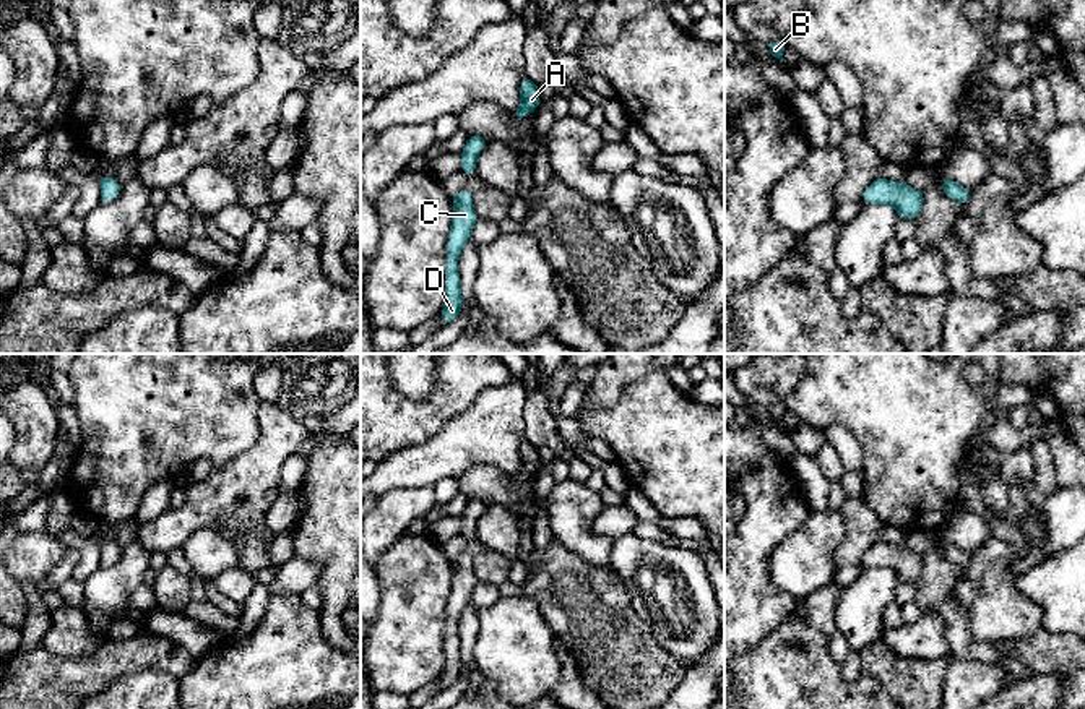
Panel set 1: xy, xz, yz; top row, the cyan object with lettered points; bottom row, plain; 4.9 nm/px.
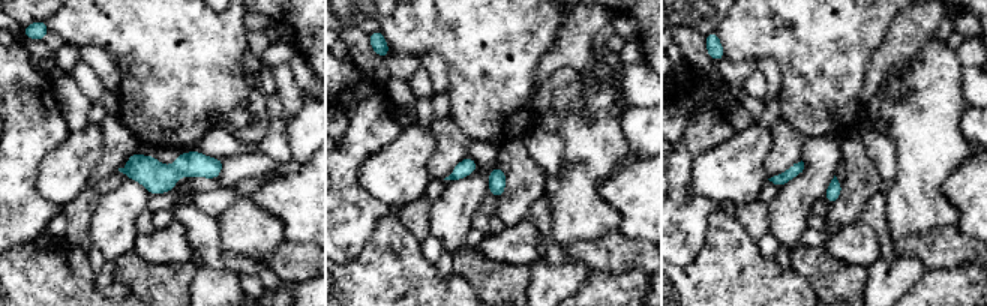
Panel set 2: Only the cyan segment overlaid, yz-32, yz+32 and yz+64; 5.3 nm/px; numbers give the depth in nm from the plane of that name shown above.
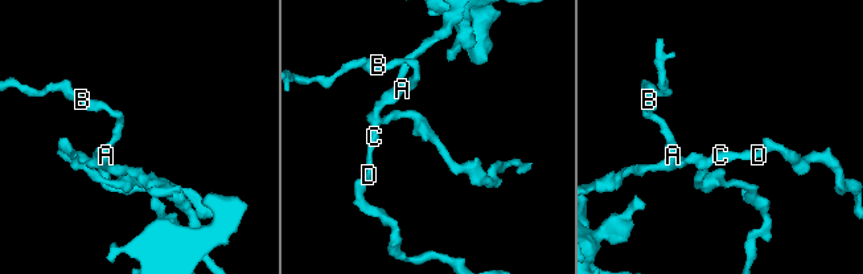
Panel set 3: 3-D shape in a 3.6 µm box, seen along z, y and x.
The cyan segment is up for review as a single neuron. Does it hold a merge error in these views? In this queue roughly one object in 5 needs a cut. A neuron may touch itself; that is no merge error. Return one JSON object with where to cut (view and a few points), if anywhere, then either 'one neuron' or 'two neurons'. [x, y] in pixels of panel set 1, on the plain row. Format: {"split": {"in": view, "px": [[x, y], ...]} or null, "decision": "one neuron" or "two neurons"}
{"split": null, "decision": "one neuron"}

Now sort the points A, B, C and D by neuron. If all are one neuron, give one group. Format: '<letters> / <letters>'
A B C D

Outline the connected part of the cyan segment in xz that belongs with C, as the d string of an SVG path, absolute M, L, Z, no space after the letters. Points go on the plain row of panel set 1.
M469 553L456 555L453 560L453 582L447 602L447 630L445 630L445 670L440 675L443 688L450 688L461 677L461 642L458 638L458 621L461 612L469 605L471 594L478 584L473 571L473 556Z

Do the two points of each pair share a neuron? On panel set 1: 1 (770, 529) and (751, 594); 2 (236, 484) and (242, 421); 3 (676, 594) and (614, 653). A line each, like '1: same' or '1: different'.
1: same
2: different
3: different

